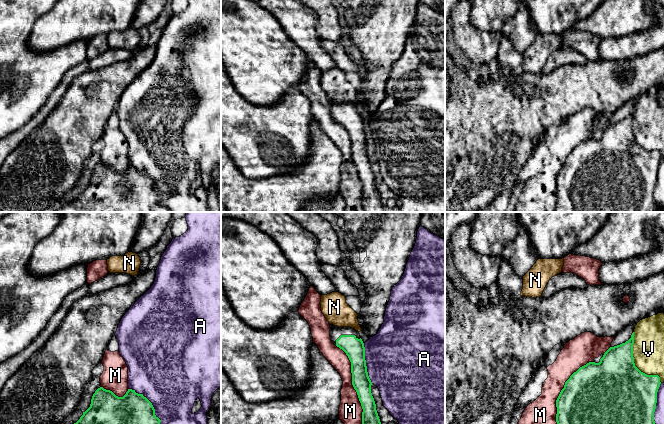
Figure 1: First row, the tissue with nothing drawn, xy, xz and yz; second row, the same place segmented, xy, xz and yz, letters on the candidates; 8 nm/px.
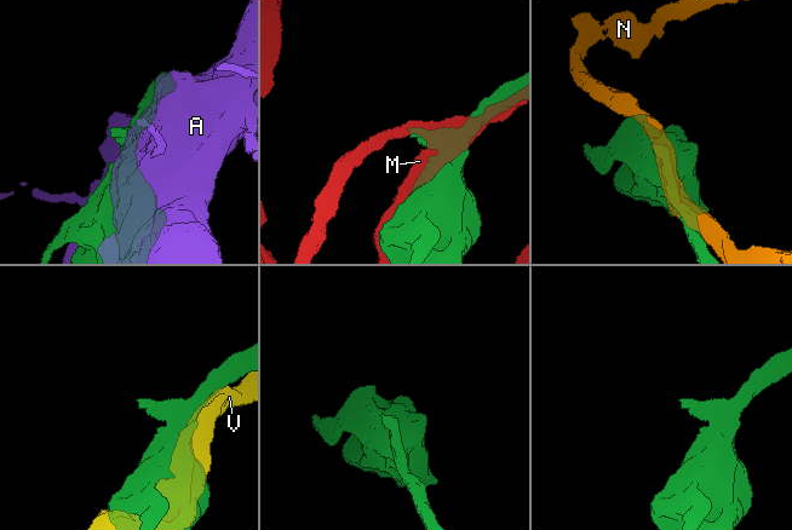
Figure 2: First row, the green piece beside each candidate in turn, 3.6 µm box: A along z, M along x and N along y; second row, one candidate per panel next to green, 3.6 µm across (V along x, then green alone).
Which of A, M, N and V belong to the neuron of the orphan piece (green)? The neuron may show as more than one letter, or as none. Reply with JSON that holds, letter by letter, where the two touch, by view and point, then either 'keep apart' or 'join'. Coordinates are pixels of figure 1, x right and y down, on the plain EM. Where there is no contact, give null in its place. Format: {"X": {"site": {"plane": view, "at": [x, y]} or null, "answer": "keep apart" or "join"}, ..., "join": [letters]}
{"A": {"site": {"plane": "xy", "at": [154, 185]}, "answer": "keep apart"}, "M": {"site": {"plane": "xz", "at": [354, 164]}, "answer": "keep apart"}, "N": {"site": {"plane": "xz", "at": [366, 147]}, "answer": "keep apart"}, "V": {"site": {"plane": "yz", "at": [634, 139]}, "answer": "keep apart"}, "join": []}

